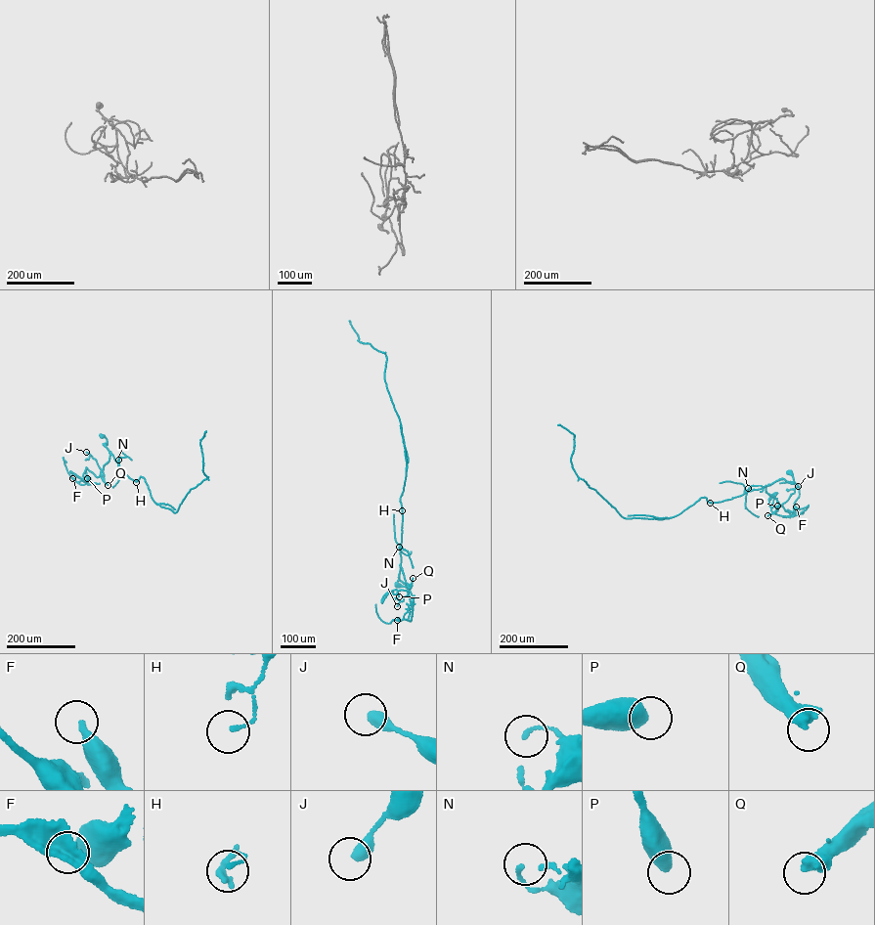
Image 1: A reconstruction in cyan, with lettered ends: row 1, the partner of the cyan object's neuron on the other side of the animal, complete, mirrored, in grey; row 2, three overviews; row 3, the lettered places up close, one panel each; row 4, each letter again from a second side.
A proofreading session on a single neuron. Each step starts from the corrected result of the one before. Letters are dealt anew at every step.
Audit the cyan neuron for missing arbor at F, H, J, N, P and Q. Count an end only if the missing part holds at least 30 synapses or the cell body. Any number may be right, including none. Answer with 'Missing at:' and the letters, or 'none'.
Missing at: Q

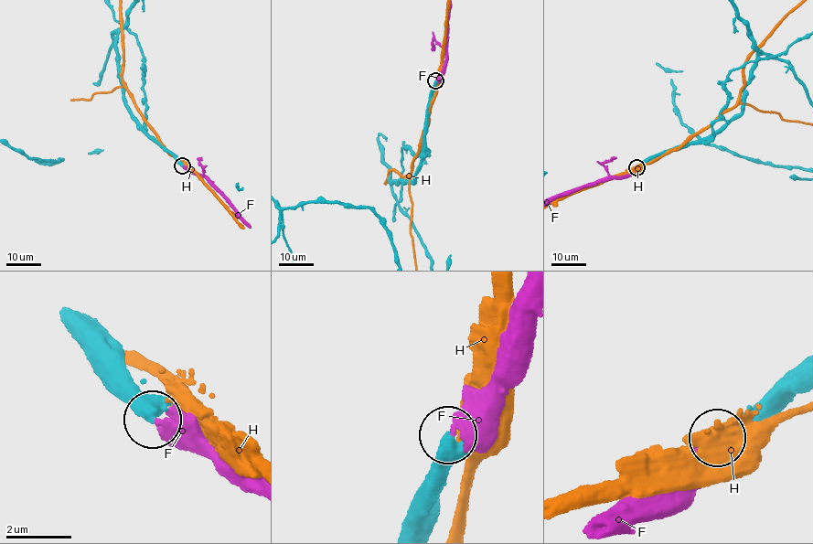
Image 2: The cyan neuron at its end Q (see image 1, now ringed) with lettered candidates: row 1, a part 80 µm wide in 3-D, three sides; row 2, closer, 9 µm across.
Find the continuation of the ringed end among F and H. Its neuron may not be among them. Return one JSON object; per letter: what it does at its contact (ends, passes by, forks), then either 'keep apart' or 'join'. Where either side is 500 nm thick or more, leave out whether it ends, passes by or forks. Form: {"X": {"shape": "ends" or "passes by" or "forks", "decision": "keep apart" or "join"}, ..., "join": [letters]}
{"F": {"decision": "join"}, "H": {"decision": "keep apart"}, "join": ["F"]}

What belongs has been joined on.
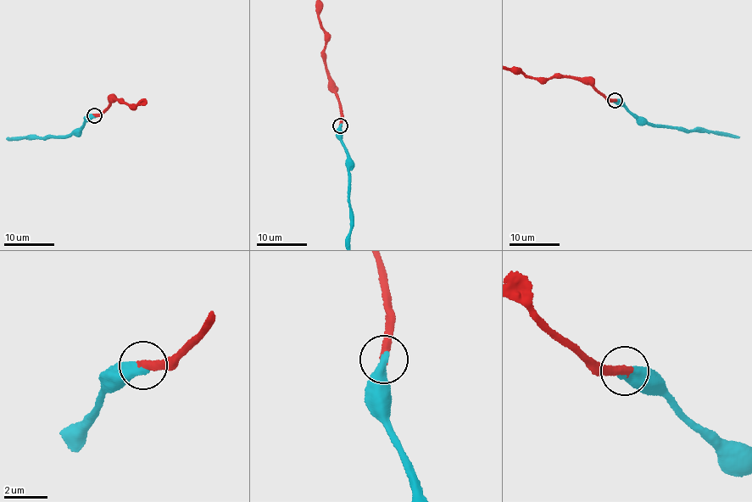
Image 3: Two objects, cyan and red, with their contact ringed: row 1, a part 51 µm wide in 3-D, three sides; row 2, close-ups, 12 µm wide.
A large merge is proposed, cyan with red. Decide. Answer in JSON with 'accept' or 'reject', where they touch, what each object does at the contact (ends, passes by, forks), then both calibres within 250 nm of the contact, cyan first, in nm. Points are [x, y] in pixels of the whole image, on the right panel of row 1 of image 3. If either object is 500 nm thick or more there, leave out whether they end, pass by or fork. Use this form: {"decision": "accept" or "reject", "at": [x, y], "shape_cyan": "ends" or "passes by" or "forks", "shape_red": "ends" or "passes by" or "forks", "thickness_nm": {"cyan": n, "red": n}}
{"decision": "accept", "at": [615, 100], "shape_cyan": "ends", "shape_red": "ends", "thickness_nm": {"cyan": 480, "red": 420}}

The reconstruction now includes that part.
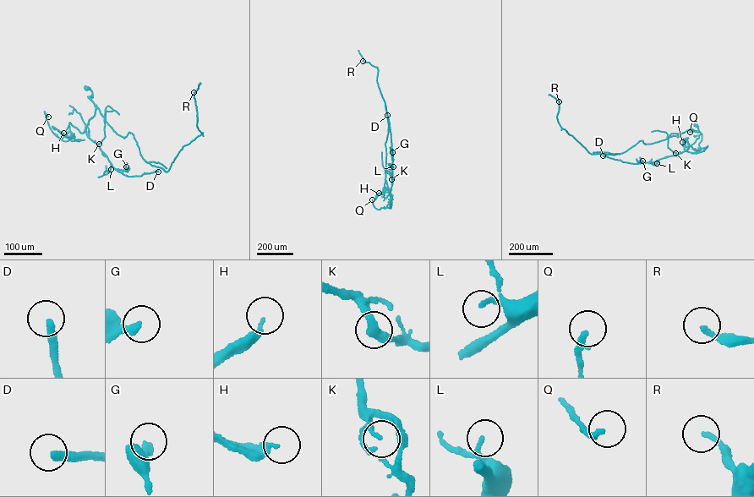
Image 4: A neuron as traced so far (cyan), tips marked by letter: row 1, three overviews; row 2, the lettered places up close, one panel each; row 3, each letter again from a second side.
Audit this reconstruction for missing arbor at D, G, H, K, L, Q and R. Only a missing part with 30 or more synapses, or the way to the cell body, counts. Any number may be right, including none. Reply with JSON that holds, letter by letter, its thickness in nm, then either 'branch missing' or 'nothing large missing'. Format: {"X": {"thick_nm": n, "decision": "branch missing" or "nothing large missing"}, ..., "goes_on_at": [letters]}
{"D": {"thick_nm": 320, "decision": "branch missing"}, "G": {"thick_nm": 280, "decision": "nothing large missing"}, "H": {"thick_nm": 190, "decision": "nothing large missing"}, "K": {"thick_nm": 80, "decision": "nothing large missing"}, "L": {"thick_nm": 110, "decision": "nothing large missing"}, "Q": {"thick_nm": 240, "decision": "nothing large missing"}, "R": {"thick_nm": 200, "decision": "nothing large missing"}, "goes_on_at": ["D"]}

